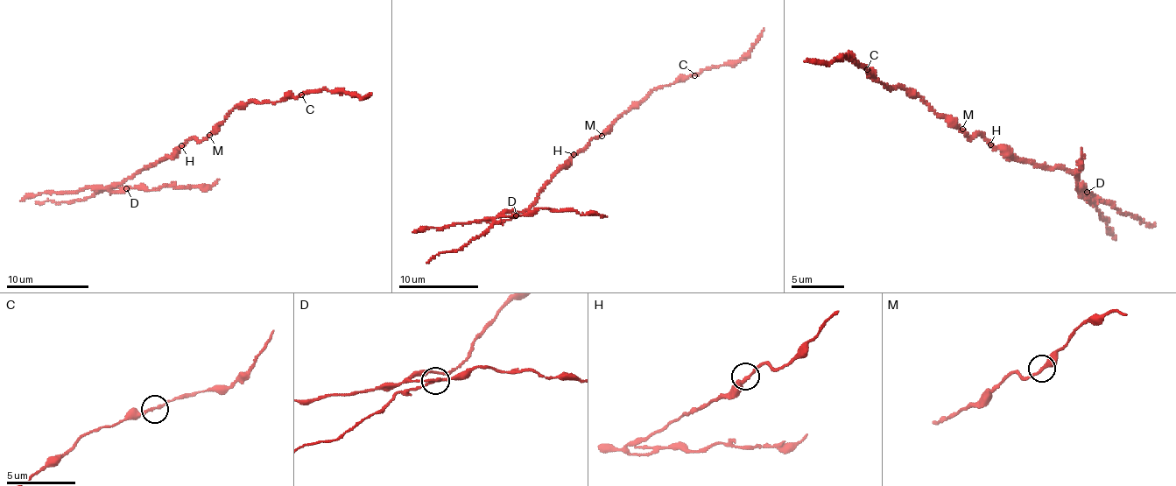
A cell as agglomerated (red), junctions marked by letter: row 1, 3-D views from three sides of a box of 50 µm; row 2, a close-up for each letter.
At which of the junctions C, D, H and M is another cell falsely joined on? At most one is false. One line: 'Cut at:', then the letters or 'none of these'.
Cut at: D

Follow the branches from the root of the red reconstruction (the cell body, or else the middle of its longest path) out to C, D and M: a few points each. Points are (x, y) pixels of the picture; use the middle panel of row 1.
C: (586, 147), (614, 120), (637, 108), (654, 89), (694, 75)
D: (586, 147), (555, 173), (529, 207), (503, 215), (517, 215)
M: (586, 147), (594, 138), (602, 136)

